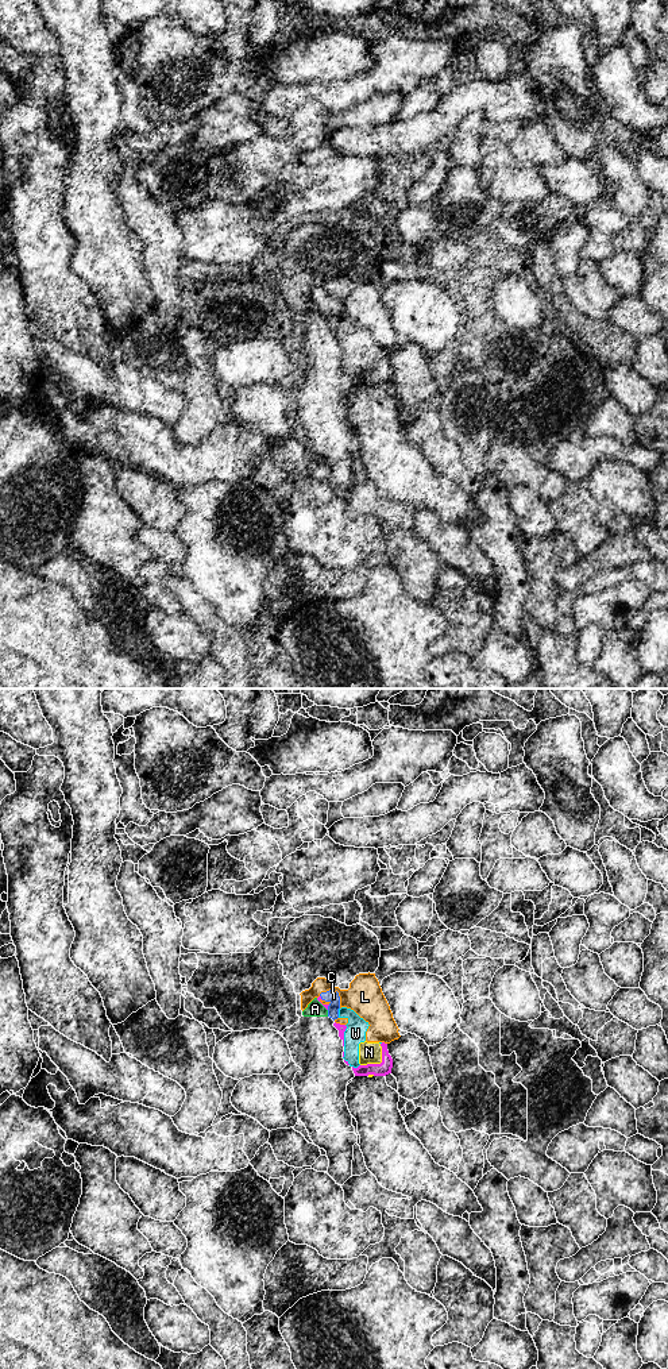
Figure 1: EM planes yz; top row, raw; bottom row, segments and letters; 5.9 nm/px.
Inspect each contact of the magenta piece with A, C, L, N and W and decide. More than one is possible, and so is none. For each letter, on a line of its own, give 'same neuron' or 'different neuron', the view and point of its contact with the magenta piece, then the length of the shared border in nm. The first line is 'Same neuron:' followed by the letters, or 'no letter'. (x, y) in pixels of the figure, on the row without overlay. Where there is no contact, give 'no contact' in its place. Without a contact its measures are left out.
Same neuron: C, N, W
A: different neuron; contact yz (321, 312); length 100 nm
C: same neuron; contact yz (327, 316); length 40 nm
L: different neuron; contact yz (383, 351); length 40 nm
N: same neuron; contact yz (381, 371); length 180 nm
W: same neuron; contact yz (343, 344); length 130 nm

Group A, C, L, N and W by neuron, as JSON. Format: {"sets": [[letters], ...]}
{"sets": [["A"], ["C", "N", "W"], ["L"]]}

